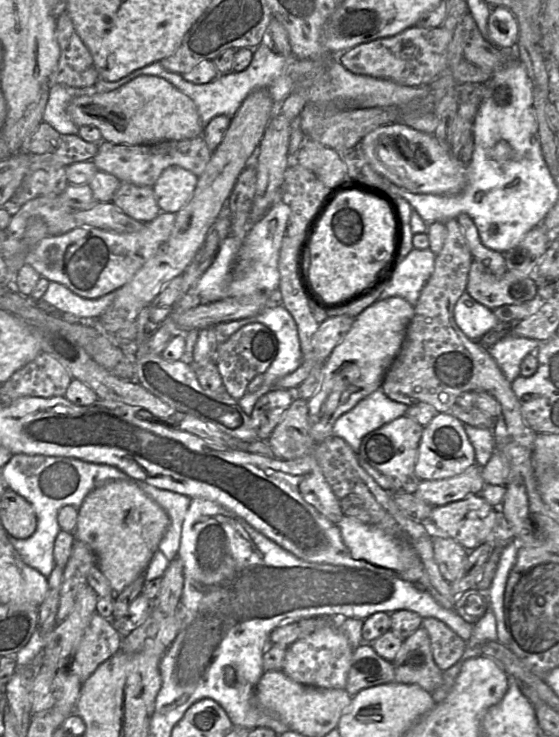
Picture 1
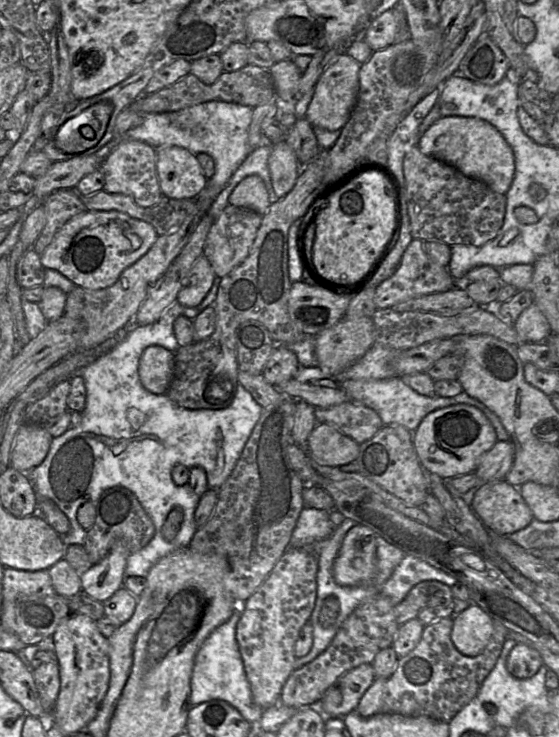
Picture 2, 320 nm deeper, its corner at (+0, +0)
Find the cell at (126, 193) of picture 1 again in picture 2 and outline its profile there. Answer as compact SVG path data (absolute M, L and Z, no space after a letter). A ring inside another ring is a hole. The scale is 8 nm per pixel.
M127 140L116 146L101 163L105 183L103 190L110 194L123 194L133 198L141 207L156 206L163 197L156 171L156 149L137 140Z

